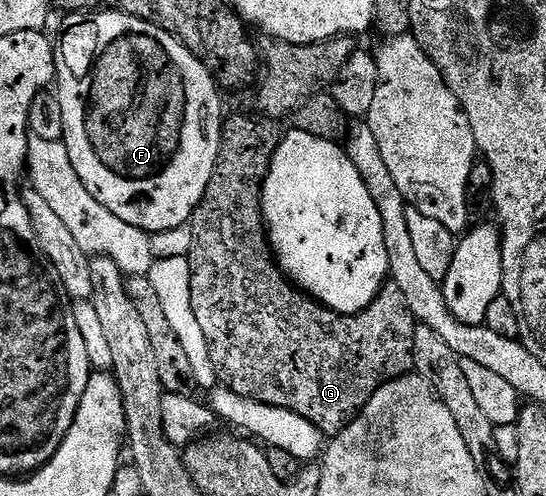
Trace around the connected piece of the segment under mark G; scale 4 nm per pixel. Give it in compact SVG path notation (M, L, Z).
M254 118L225 119L222 128L222 143L218 149L218 159L212 172L212 180L208 180L208 188L204 188L204 196L200 204L194 209L194 215L188 223L194 239L188 255L190 264L190 299L192 312L196 316L196 324L200 324L200 332L204 332L204 340L210 349L210 360L214 369L215 379L223 387L239 394L242 398L251 398L252 401L262 402L264 405L279 406L281 409L291 410L306 418L314 425L323 436L336 436L349 422L357 418L360 411L366 407L368 400L386 382L401 380L414 370L414 328L416 319L404 300L404 292L393 284L383 285L382 291L372 300L367 310L349 316L336 316L334 311L327 310L325 306L314 301L303 291L295 288L290 279L282 273L271 249L262 221L262 184L270 170L270 161L276 152L280 141L280 134L274 131L275 123L270 120Z

